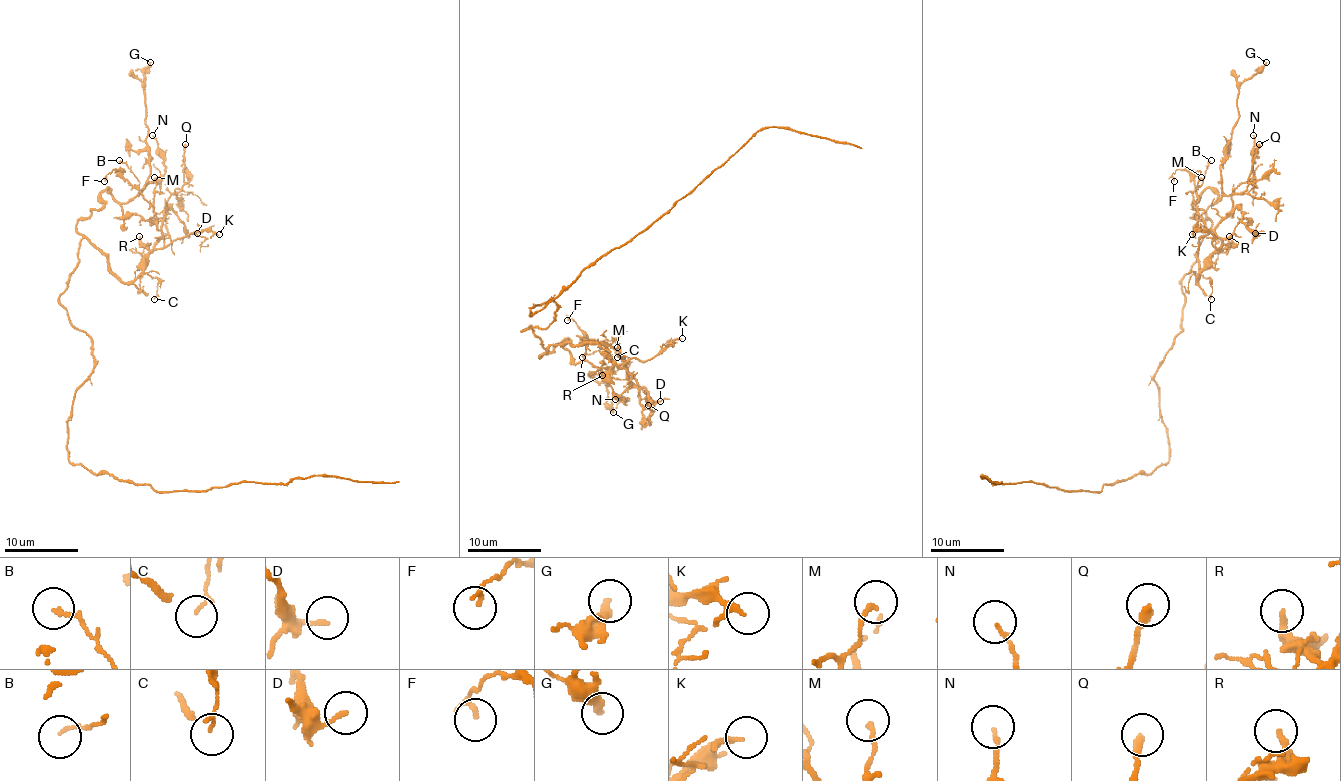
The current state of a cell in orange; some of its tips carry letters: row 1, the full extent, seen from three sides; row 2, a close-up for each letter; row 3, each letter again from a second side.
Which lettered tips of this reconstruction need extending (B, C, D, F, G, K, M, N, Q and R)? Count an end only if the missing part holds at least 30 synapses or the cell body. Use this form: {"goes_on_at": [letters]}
{"goes_on_at": []}

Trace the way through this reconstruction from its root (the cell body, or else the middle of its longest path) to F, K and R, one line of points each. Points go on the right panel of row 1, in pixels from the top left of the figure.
F: (1159, 390), (1181, 279), (1201, 238), (1198, 283), (1222, 242), (1194, 179), (1174, 181)
K: (1159, 390), (1153, 377), (1183, 331), (1181, 279), (1201, 238), (1198, 283), (1218, 249), (1211, 233), (1192, 234)
R: (1159, 390), (1153, 377), (1183, 331), (1181, 279), (1201, 238), (1198, 283), (1203, 264), (1229, 236)

